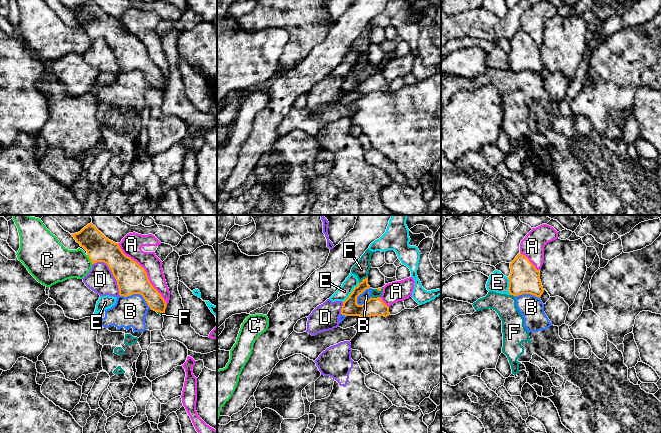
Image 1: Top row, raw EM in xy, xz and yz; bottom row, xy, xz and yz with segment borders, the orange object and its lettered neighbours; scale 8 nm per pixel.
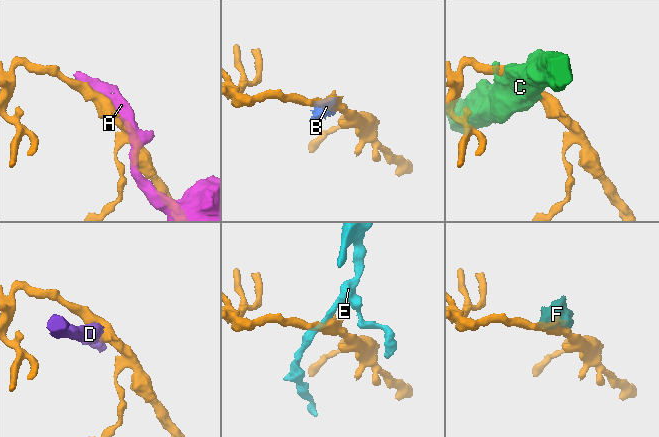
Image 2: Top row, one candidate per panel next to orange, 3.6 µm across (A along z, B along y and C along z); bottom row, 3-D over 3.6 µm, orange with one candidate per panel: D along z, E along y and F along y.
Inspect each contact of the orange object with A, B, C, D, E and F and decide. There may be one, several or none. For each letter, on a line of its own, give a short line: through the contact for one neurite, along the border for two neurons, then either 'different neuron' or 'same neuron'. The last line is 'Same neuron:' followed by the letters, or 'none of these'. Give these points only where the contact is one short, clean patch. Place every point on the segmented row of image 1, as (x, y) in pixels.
A: different neuron
B: xy (120, 295), (140, 294), (150, 307) | different neuron
C: different neuron
D: xy (93, 263), (104, 262), (107, 265), (116, 281), (120, 295) | different neuron
E: xz (359, 283), (343, 302) | different neuron
F: xz (367, 276), (359, 283) | different neuron
Same neuron: none of these

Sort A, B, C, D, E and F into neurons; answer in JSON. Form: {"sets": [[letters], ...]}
{"sets": [["A"], ["B", "F"], ["C"], ["D"], ["E"]]}

